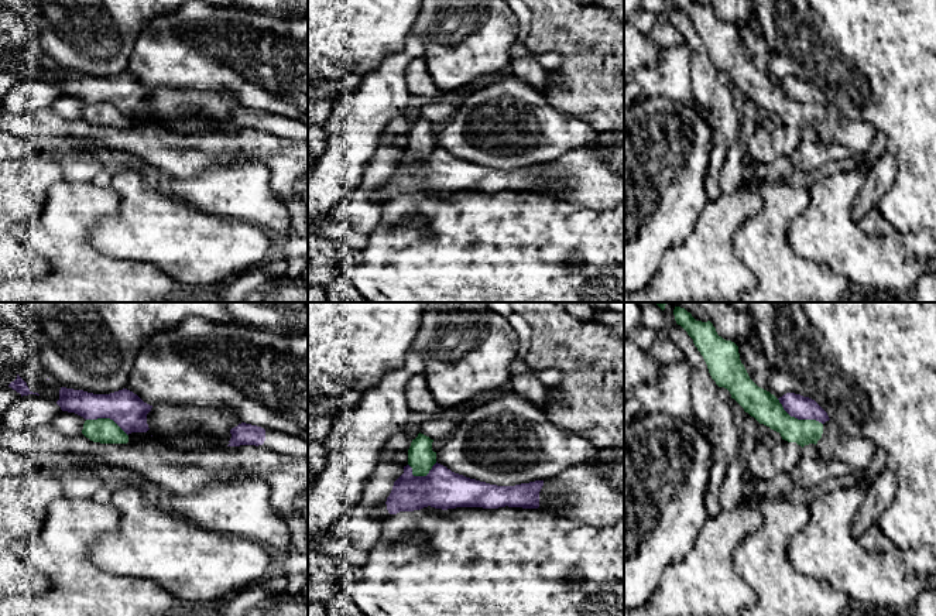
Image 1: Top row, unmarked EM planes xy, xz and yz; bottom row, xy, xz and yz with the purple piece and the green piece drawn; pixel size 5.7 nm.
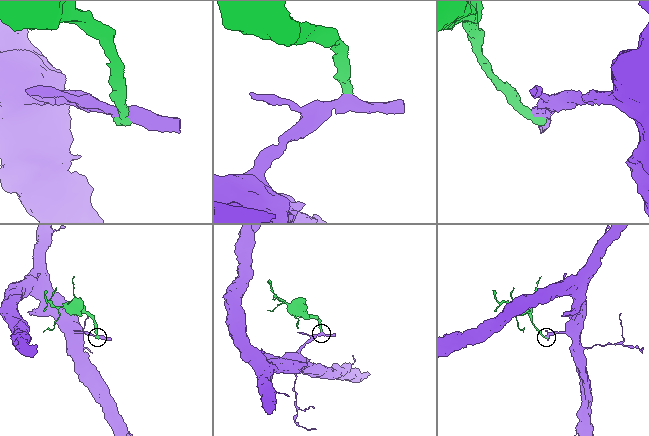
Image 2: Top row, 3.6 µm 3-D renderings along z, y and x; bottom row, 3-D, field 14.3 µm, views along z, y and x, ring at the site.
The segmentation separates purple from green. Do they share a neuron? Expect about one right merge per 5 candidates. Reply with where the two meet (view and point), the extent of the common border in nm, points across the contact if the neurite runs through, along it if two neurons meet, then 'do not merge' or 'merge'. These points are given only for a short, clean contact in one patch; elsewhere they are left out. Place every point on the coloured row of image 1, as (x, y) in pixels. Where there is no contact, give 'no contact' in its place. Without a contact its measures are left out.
contact yz (798, 418); length 300 nm; border yz (777, 399), (791, 416), (815, 418), (822, 424); do not merge

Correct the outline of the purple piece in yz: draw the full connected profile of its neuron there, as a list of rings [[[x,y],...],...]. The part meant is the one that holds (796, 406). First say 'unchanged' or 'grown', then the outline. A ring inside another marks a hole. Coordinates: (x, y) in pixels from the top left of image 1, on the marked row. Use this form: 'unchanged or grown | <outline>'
unchanged | [[[786,393],[778,398],[784,410],[798,420],[829,421],[827,413],[812,398],[795,393]]]

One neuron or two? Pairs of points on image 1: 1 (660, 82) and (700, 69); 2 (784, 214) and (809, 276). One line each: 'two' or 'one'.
1: two
2: one

